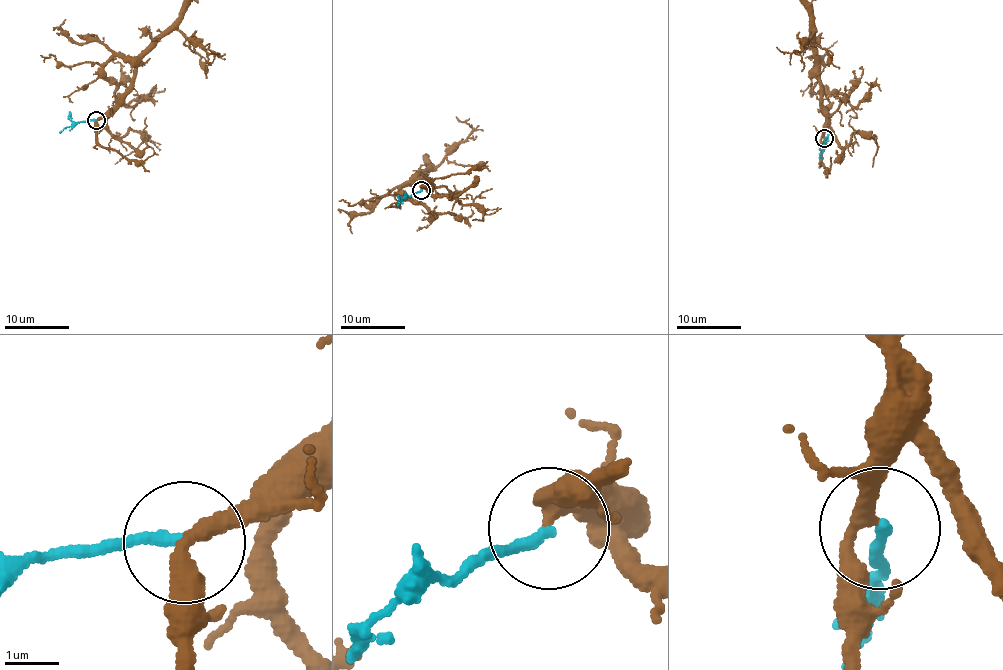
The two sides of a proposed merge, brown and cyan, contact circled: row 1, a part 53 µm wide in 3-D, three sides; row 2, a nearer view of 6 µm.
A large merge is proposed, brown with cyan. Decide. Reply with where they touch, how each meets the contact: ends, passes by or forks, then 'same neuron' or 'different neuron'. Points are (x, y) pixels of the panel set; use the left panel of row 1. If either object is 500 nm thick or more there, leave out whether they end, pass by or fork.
at (96, 120); brown passes by; cyan ends there; same neuron

